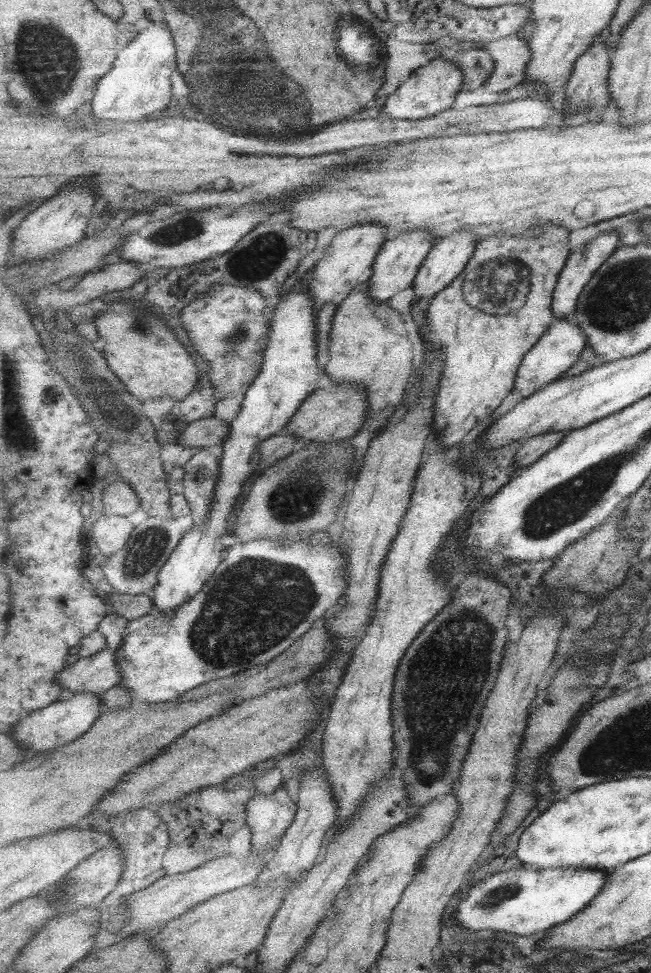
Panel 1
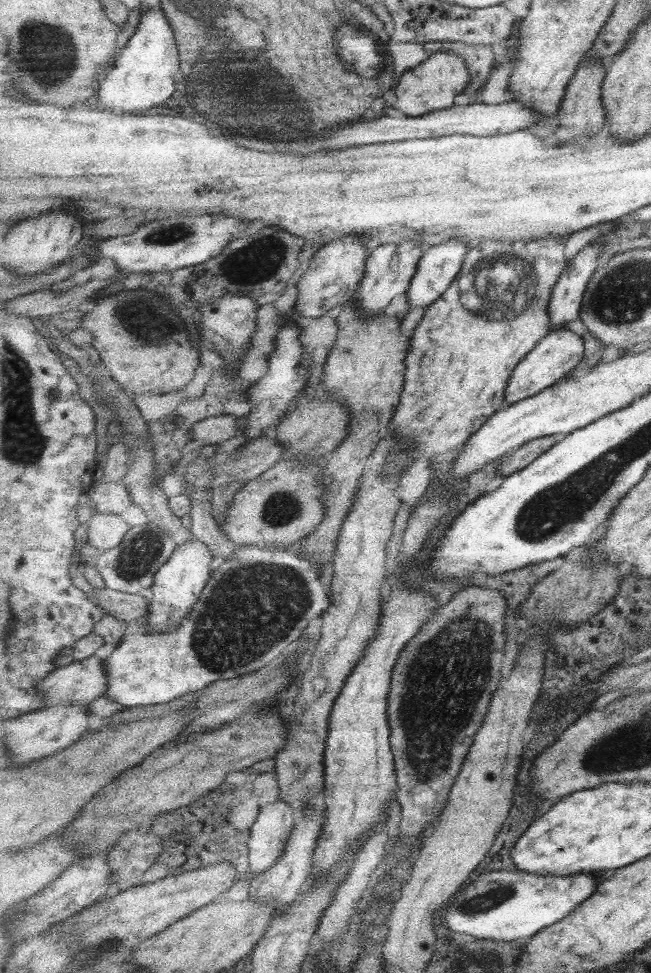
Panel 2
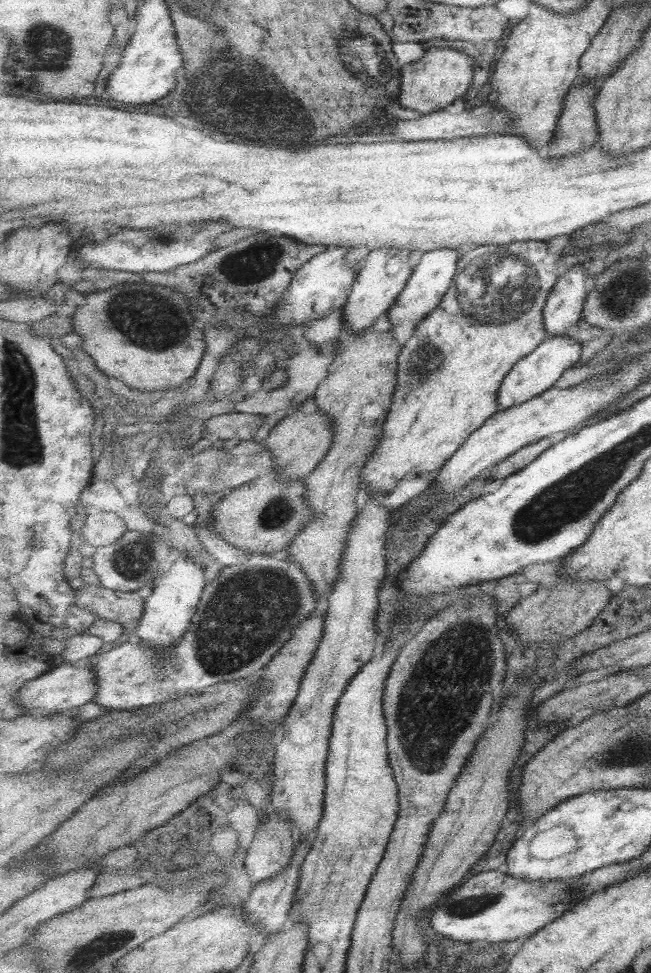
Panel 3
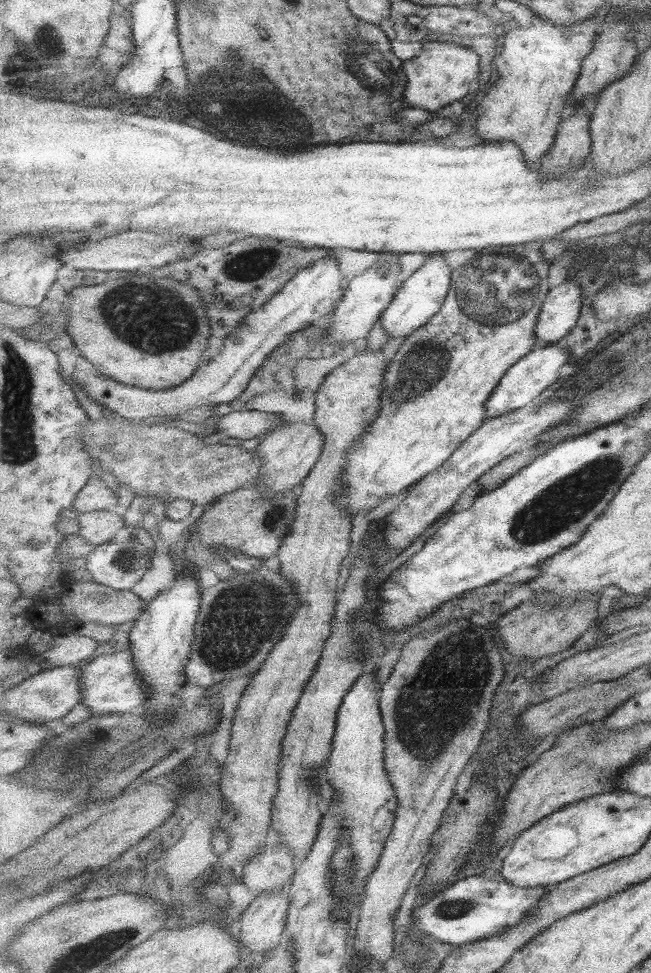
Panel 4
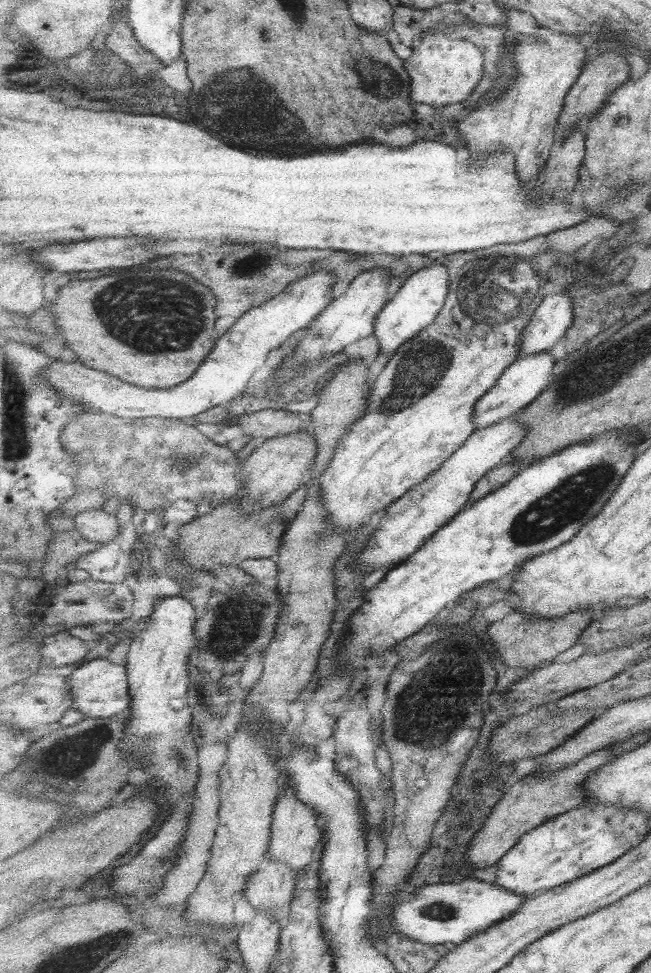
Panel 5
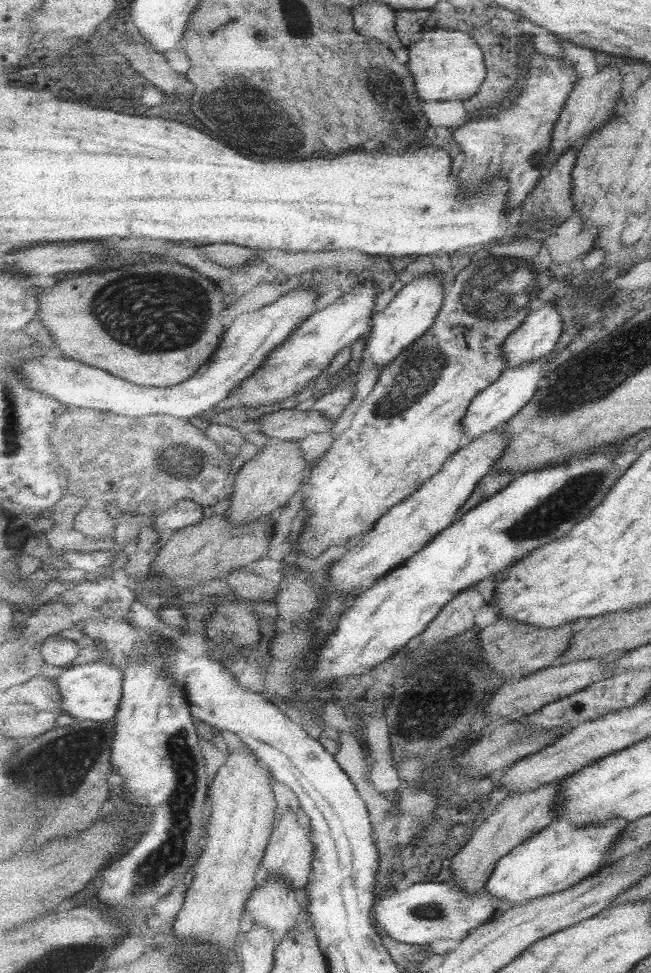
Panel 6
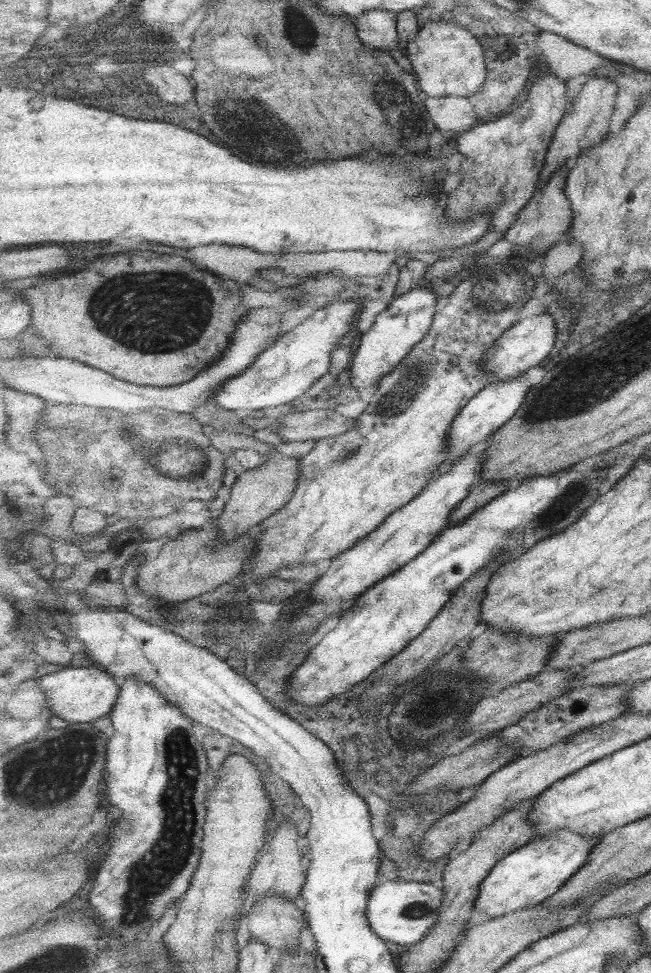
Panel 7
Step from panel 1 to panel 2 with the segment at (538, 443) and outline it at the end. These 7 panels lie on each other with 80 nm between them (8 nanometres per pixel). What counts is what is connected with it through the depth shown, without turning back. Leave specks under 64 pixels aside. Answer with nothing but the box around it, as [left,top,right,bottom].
[498,436,561,477]

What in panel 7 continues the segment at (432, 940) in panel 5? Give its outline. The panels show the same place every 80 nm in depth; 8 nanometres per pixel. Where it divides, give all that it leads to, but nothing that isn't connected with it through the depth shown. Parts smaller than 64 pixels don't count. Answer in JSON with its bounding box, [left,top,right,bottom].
[367,878,445,945]

